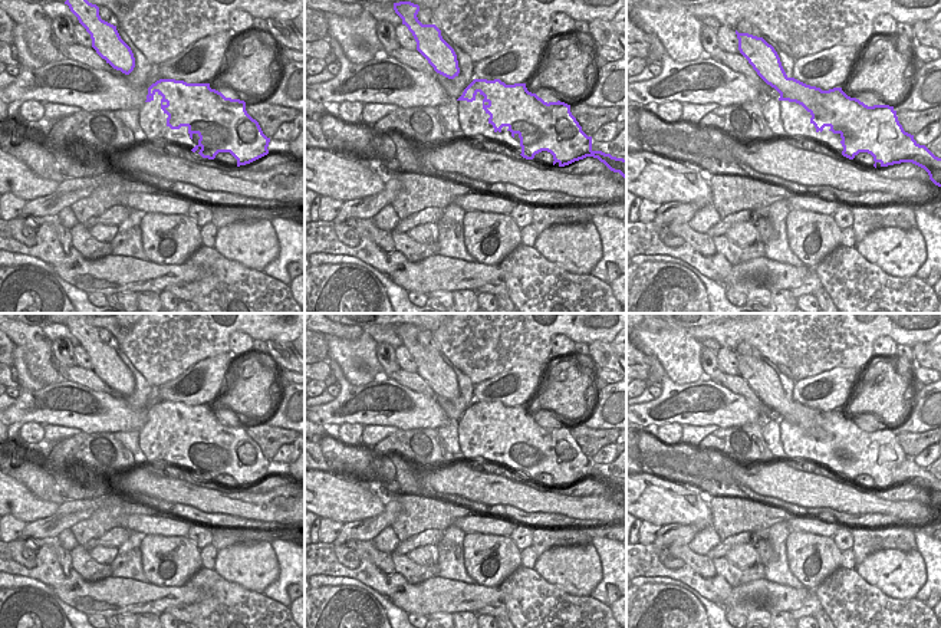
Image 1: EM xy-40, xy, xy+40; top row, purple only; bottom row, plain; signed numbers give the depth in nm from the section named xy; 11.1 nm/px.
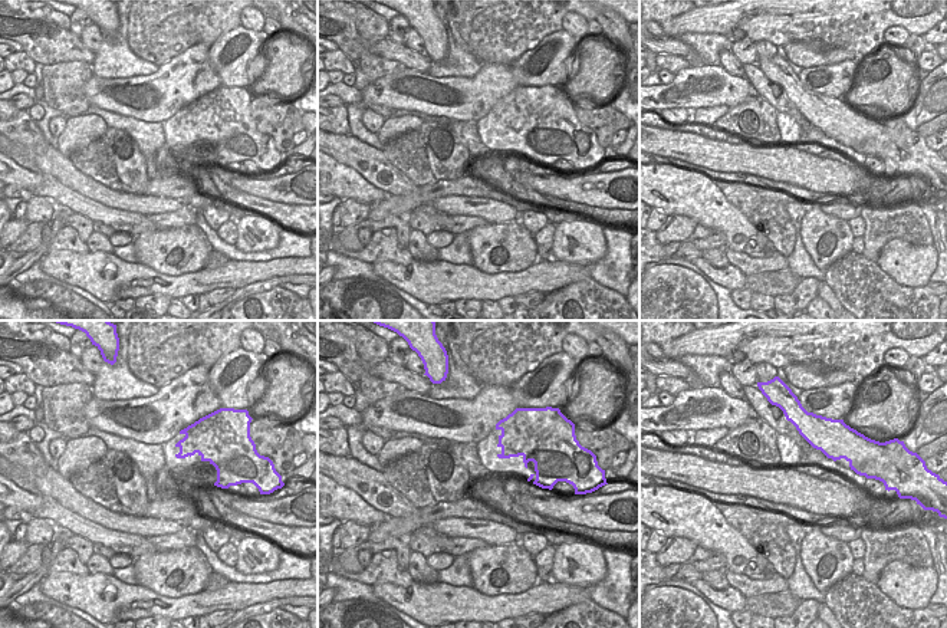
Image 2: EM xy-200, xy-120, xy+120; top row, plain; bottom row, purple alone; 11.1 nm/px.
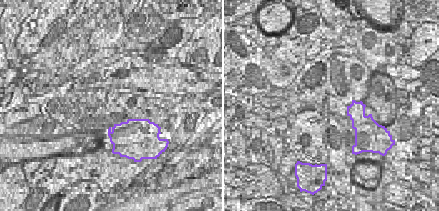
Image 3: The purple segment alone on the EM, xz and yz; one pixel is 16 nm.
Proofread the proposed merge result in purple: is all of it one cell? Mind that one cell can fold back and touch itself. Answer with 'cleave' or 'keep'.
cleave

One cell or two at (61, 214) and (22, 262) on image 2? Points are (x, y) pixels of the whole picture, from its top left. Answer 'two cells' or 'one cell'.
one cell

